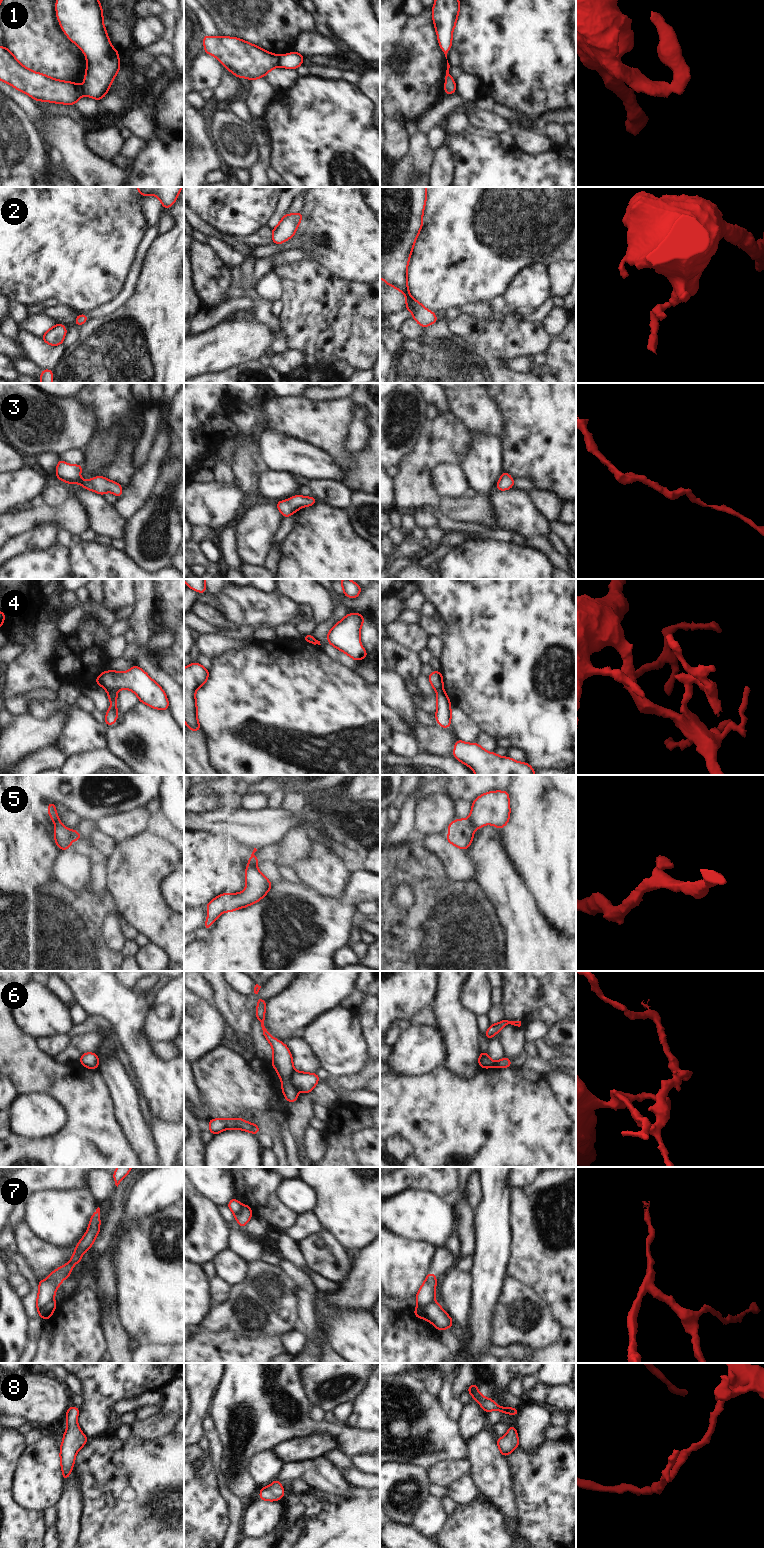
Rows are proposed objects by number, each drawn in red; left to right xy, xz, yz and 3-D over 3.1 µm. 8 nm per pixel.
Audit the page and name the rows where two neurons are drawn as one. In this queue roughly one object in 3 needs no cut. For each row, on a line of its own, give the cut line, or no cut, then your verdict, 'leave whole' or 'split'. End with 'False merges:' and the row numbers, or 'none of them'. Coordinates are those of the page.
1: cut in xz along (281, 56), (279, 65); split
2: no cut; leave whole
3: no cut; leave whole
4: cut in xy along (116, 689), (107, 691); split
5: cut in yz along (469, 818), (475, 828); split
6: cut in xz along (294, 1069), (290, 1079), (294, 1087); split
7: cut in yz along (433, 1300), (420, 1307), (424, 1318); split
8: no cut; leave whole
False merges: 1, 4, 5, 6, 7

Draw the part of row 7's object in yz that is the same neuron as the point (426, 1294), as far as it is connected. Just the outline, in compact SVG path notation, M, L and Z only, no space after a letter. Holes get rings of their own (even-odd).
M429 1272L426 1275L426 1280L420 1287L415 1297L417 1301L417 1308L413 1311L413 1314L417 1318L425 1319L424 1313L422 1312L420 1307L428 1303L432 1303L434 1301L436 1282L437 1282L437 1277L432 1272Z

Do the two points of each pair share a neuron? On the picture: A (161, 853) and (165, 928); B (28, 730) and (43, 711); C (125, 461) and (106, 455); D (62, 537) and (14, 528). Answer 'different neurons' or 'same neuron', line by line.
A: same neuron
B: different neurons
C: different neurons
D: different neurons

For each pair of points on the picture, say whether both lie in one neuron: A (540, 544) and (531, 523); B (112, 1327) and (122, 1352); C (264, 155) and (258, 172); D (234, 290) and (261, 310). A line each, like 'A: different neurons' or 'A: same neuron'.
A: different neurons
B: same neuron
C: same neuron
D: same neuron

